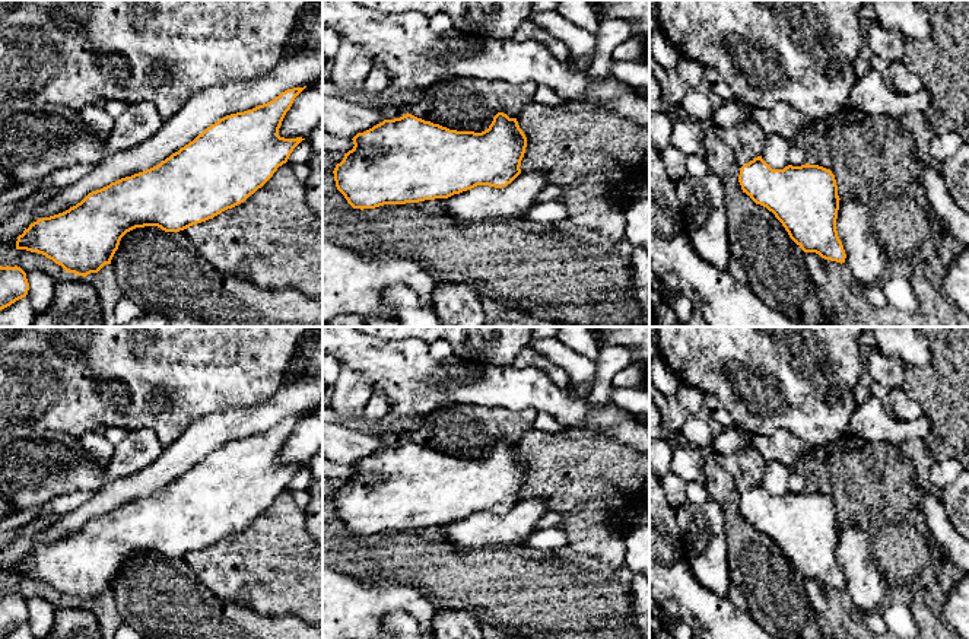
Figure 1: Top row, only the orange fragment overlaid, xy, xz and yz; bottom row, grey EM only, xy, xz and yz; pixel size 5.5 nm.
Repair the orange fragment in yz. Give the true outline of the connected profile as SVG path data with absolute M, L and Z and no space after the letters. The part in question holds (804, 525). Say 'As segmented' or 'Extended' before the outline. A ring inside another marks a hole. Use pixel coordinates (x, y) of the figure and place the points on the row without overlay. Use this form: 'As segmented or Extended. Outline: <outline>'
As segmented. Outline: M757 483L740 495L738 509L756 531L775 541L804 579L845 589L836 557L841 525L830 496L808 490L772 496Z

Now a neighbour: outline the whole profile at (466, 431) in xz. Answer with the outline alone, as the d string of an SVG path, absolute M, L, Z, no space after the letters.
M449 404L420 419L417 429L409 433L409 441L449 457L482 460L489 455L498 439L503 439L509 445L518 445L521 436L534 429L537 414L533 408L515 411L503 407Z

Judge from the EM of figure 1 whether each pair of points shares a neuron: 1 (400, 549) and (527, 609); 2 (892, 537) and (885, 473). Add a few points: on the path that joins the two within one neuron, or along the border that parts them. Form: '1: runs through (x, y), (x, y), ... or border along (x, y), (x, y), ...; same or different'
1: runs through (432, 565), (448, 576), (495, 584); same
2: runs through (892, 521), (885, 502), (885, 489); same

